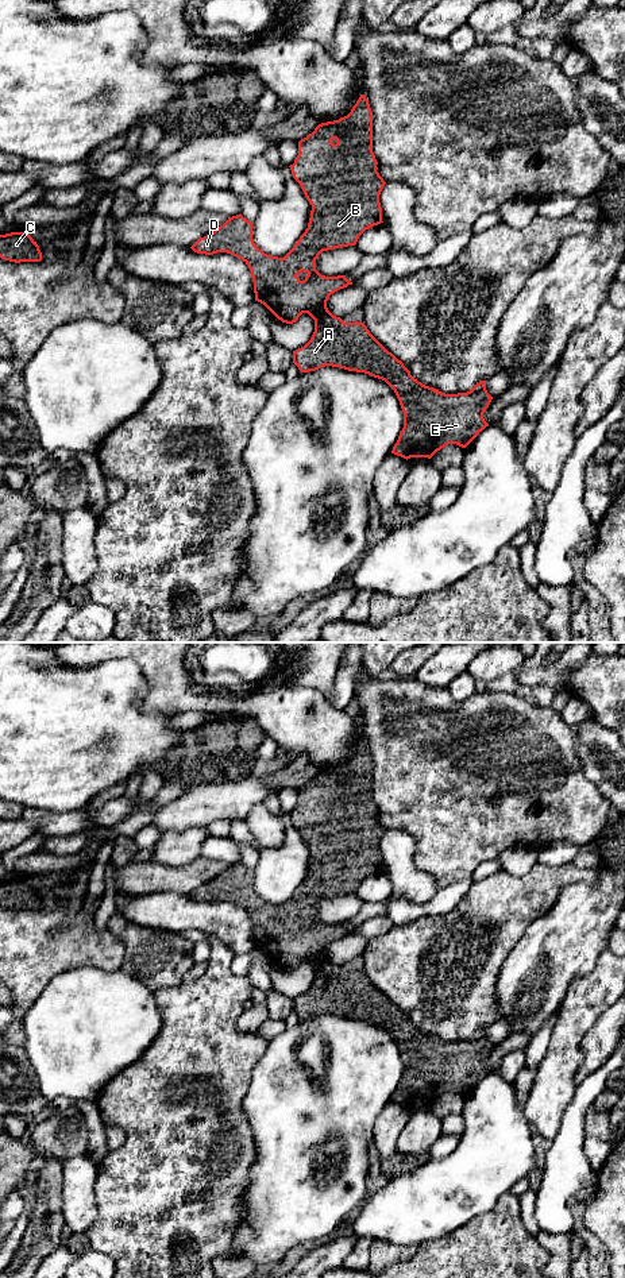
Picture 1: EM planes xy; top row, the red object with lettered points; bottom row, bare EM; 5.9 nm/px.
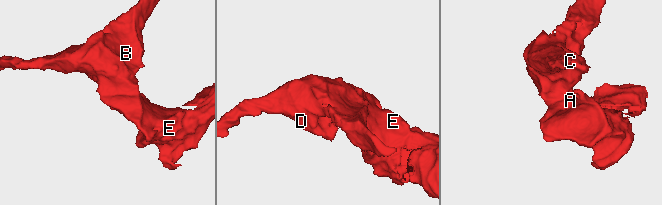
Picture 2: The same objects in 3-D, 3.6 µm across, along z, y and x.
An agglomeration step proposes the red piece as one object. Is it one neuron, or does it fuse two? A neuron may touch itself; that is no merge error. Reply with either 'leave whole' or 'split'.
leave whole

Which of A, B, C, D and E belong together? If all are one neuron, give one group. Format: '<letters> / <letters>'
A B C D E

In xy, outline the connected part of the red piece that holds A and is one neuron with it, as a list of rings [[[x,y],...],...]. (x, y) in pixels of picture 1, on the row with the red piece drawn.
[[[360,94],[347,116],[319,124],[298,142],[298,155],[289,167],[312,211],[308,228],[283,258],[267,255],[256,247],[252,223],[242,215],[228,217],[190,248],[197,254],[227,252],[242,259],[251,271],[255,301],[263,304],[282,323],[293,324],[302,313],[308,313],[315,320],[315,332],[304,347],[293,351],[293,363],[298,370],[309,372],[332,366],[385,381],[394,390],[404,412],[404,428],[391,453],[406,460],[431,459],[448,444],[466,448],[489,426],[483,413],[493,397],[486,390],[486,381],[467,393],[445,394],[414,379],[404,363],[370,333],[364,323],[344,323],[328,310],[329,296],[352,282],[346,275],[321,275],[315,266],[323,251],[355,246],[366,229],[383,223],[379,194],[386,182],[377,171],[377,165],[373,152],[373,112],[366,96]]]

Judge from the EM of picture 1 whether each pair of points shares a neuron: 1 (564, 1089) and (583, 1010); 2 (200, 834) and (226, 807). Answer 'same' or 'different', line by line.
1: same
2: different

